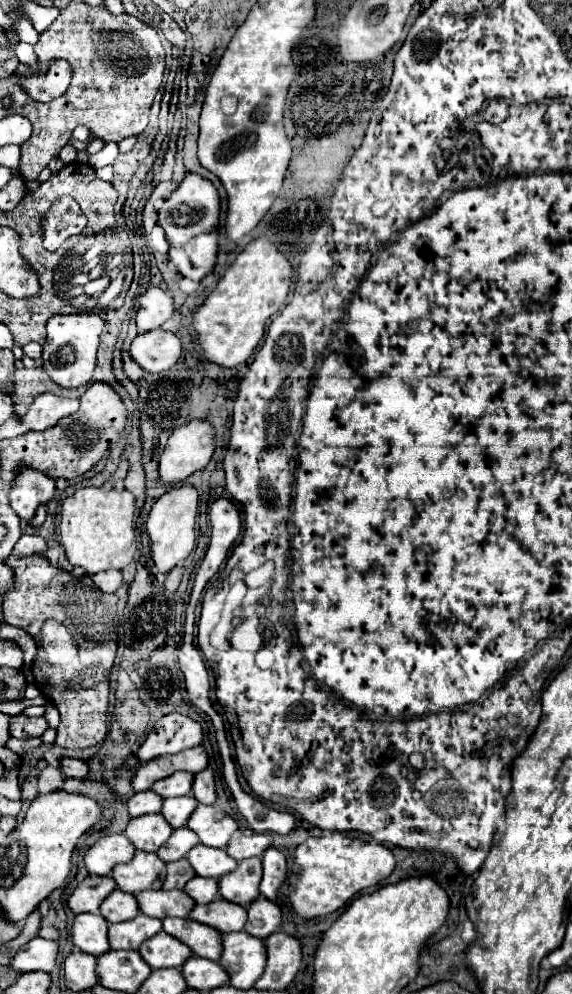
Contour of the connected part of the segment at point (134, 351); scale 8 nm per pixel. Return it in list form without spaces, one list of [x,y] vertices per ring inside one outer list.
[[[161,328],[151,330],[139,334],[131,342],[129,356],[149,374],[165,372],[177,364],[181,356],[181,340],[173,332],[165,332]]]

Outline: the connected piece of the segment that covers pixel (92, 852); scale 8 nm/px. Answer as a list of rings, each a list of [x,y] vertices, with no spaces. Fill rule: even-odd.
[[[111,834],[99,838],[85,852],[85,868],[89,874],[105,876],[115,864],[129,862],[135,854],[133,844],[123,834]]]

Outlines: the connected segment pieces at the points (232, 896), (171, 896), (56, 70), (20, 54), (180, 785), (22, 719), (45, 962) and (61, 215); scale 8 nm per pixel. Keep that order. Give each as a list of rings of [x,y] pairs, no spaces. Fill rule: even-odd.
[[[241,860],[237,868],[219,878],[219,896],[247,908],[259,896],[261,860]]]
[[[145,890],[135,894],[139,910],[145,916],[151,918],[167,918],[167,916],[177,916],[177,918],[187,918],[189,912],[193,910],[195,902],[183,892],[183,890]]]
[[[62,59],[52,62],[45,74],[29,76],[29,78],[17,78],[19,86],[37,102],[51,102],[65,94],[71,82],[71,68]]]
[[[19,42],[19,44],[15,46],[15,50],[13,50],[13,52],[15,52],[15,56],[19,58],[19,62],[23,62],[23,64],[27,64],[27,66],[31,66],[31,68],[35,68],[35,66],[37,66],[37,60],[35,60],[33,46]]]
[[[175,772],[173,776],[167,776],[165,780],[157,780],[157,784],[153,784],[153,792],[157,792],[163,798],[185,796],[191,792],[191,786],[193,786],[191,772]]]
[[[25,714],[13,716],[9,720],[9,734],[15,738],[35,738],[41,736],[47,730],[47,720],[45,718],[29,718]]]
[[[37,936],[17,950],[9,968],[17,974],[51,972],[55,962],[57,962],[57,942]]]
[[[55,200],[55,204],[45,212],[43,220],[43,246],[49,252],[57,252],[61,244],[83,232],[87,218],[83,216],[75,200]]]

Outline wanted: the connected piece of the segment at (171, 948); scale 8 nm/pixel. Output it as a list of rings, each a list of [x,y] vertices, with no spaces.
[[[159,932],[157,936],[141,944],[139,954],[151,968],[173,968],[173,966],[179,968],[185,964],[191,950],[177,938],[167,936],[165,932]]]

